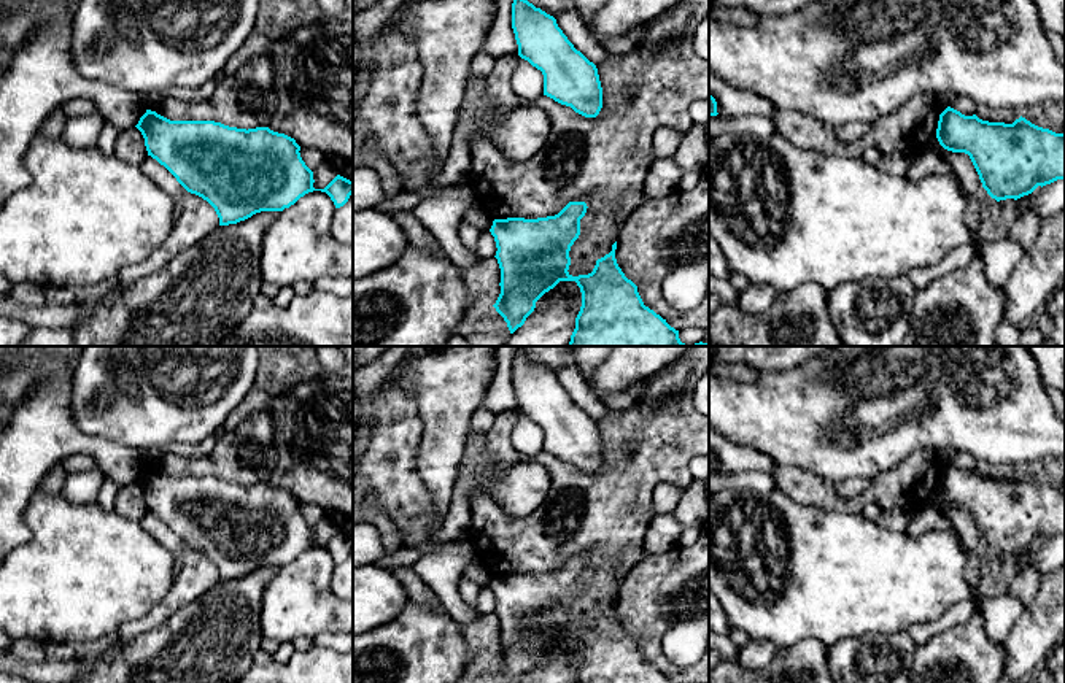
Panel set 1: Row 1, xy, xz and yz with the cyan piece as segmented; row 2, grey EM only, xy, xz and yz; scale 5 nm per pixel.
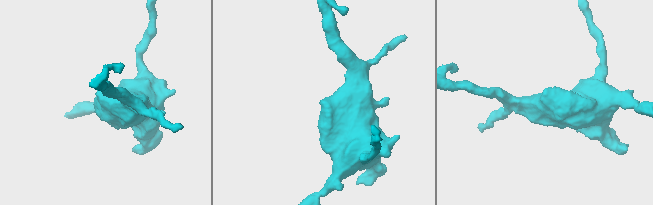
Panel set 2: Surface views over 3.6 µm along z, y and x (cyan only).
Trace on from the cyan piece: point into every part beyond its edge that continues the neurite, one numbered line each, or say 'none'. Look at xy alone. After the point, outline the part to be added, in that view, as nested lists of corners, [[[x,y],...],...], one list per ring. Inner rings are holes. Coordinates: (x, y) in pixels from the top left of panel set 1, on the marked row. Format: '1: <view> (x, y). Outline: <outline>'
none

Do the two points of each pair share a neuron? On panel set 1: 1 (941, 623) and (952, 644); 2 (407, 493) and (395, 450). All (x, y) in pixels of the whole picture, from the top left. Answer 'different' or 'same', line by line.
1: different
2: same

